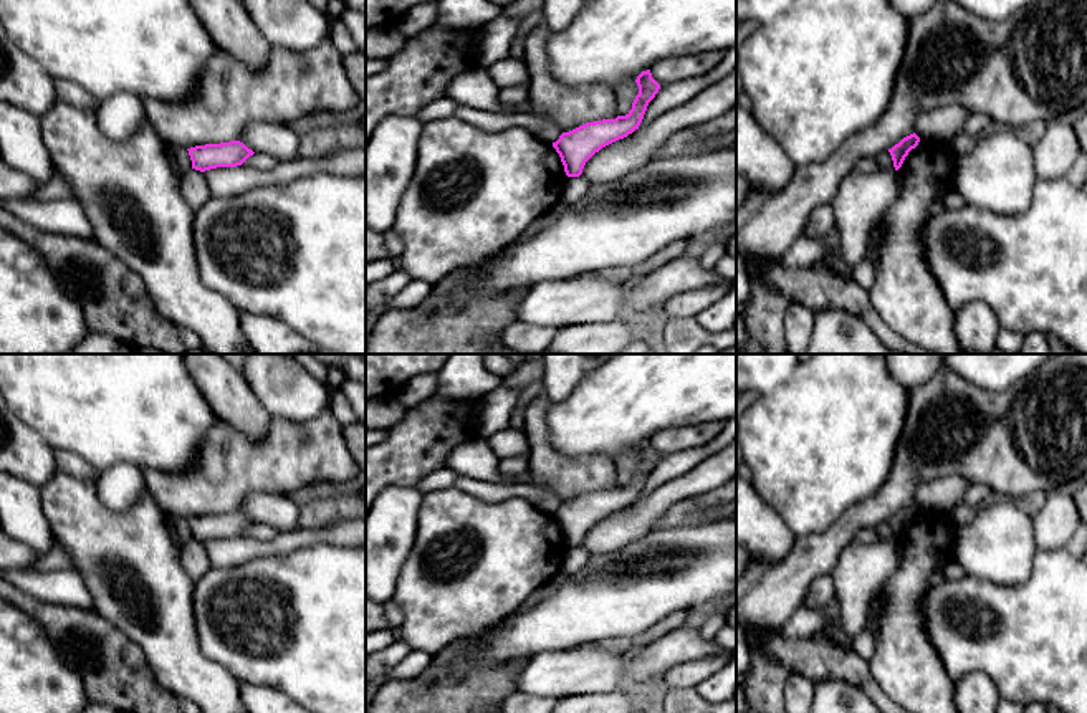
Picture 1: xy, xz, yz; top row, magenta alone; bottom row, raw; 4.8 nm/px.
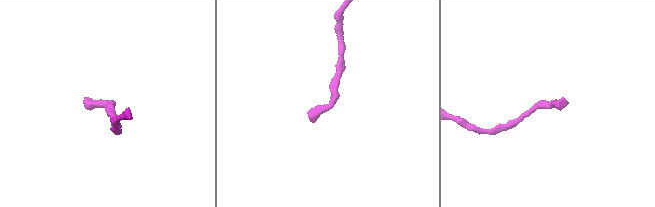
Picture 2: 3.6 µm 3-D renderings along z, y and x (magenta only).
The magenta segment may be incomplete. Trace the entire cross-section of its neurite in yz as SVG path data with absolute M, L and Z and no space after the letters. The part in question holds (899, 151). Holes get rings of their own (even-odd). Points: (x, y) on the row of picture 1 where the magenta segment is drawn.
M913 132L907 137L903 137L898 144L895 144L892 149L888 149L892 160L893 160L893 167L895 170L898 170L905 160L905 157L908 156L908 152L912 149L915 149L920 142L920 137Z

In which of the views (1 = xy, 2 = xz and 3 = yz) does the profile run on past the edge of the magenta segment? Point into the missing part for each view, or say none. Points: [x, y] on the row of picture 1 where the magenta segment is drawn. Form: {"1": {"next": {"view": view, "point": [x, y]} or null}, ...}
{"1": {"next": null}, "2": {"next": null}, "3": {"next": null}}

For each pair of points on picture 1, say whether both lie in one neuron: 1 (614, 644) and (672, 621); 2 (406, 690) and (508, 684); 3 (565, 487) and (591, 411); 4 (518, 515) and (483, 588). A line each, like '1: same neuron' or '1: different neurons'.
1: same neuron
2: same neuron
3: different neurons
4: same neuron

